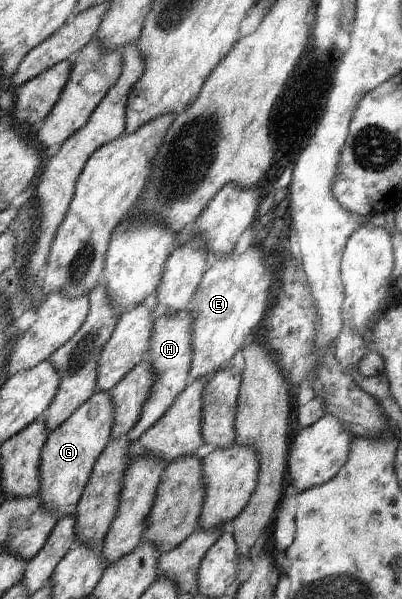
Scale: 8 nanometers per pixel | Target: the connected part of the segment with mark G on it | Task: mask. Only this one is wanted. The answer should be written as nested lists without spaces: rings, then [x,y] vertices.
[[[109,391],[95,392],[63,423],[50,431],[41,452],[39,466],[39,499],[45,509],[59,514],[59,519],[76,512],[83,490],[89,481],[93,466],[111,439],[113,403]]]

